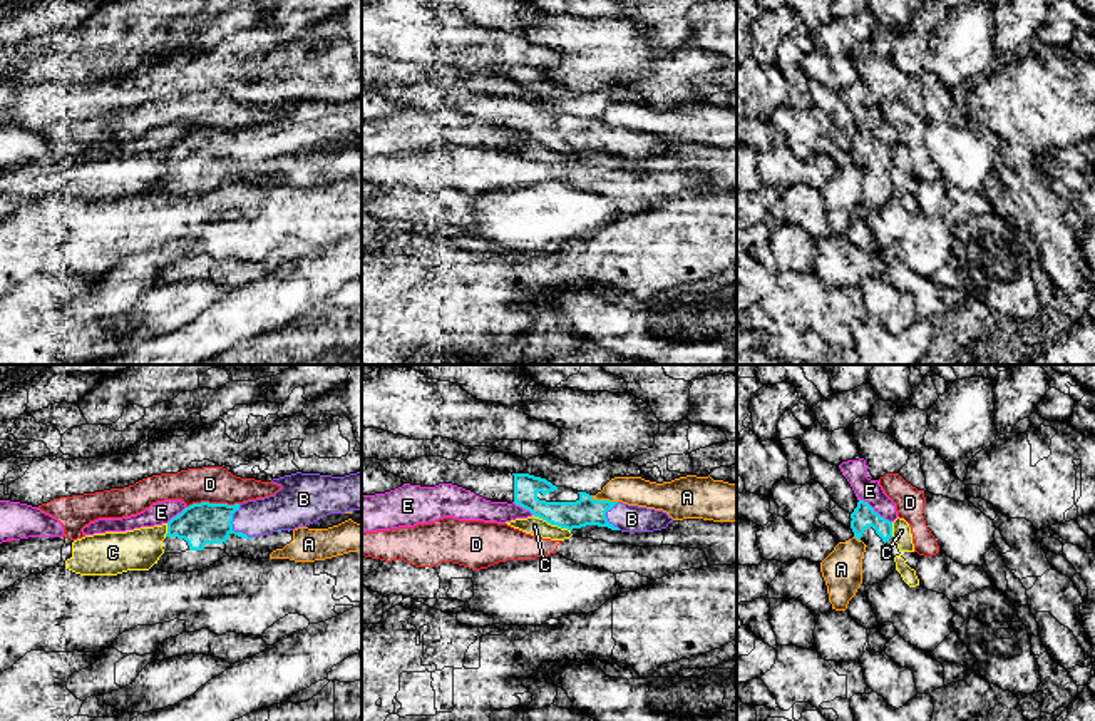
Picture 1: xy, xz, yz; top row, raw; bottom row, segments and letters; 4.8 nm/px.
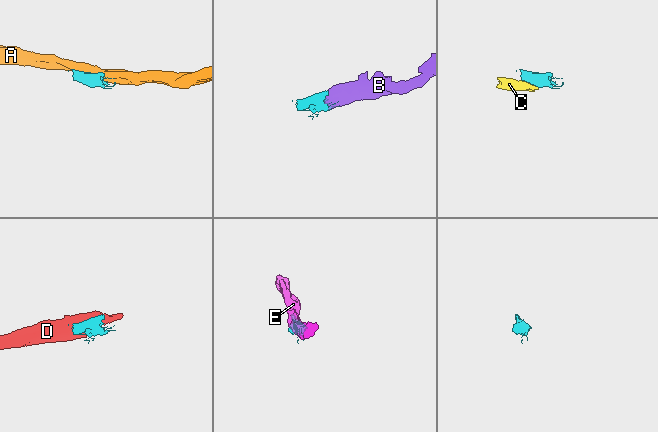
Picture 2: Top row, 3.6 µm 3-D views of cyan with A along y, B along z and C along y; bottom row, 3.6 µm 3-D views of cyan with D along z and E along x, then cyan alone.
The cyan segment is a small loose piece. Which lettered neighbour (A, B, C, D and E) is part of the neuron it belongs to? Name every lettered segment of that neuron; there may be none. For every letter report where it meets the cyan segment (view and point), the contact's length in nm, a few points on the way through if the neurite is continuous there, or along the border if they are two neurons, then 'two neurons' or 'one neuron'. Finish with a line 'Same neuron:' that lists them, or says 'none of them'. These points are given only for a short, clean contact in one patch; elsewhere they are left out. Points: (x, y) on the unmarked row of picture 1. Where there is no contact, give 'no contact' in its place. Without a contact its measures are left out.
A: xz (603, 126) | 140 nm | two neurons
B: xy (231, 151) | 180 nm | across xy (200, 149), (231, 151), (238, 144), (258, 143) | one neuron
C: xz (551, 149) | 200 nm | along xz (533, 139), (570, 156) | two neurons
D: xy (211, 129) | 260 nm | along xy (238, 127), (193, 127), (186, 132) | two neurons
E: yz (876, 138) | 200 nm | two neurons
Same neuron: B

